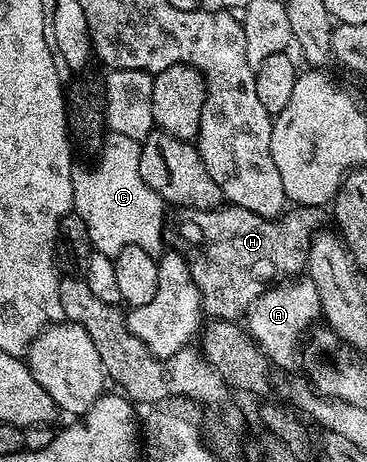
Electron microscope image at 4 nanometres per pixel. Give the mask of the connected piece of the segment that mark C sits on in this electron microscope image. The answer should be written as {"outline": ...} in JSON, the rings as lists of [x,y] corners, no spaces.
{"outline":[[[107,132],[102,148],[96,153],[98,162],[91,169],[79,168],[75,172],[72,209],[84,219],[95,252],[112,258],[126,246],[143,247],[155,255],[163,252],[164,215],[168,205],[140,175],[141,150],[141,144],[128,139],[128,135]]]}

